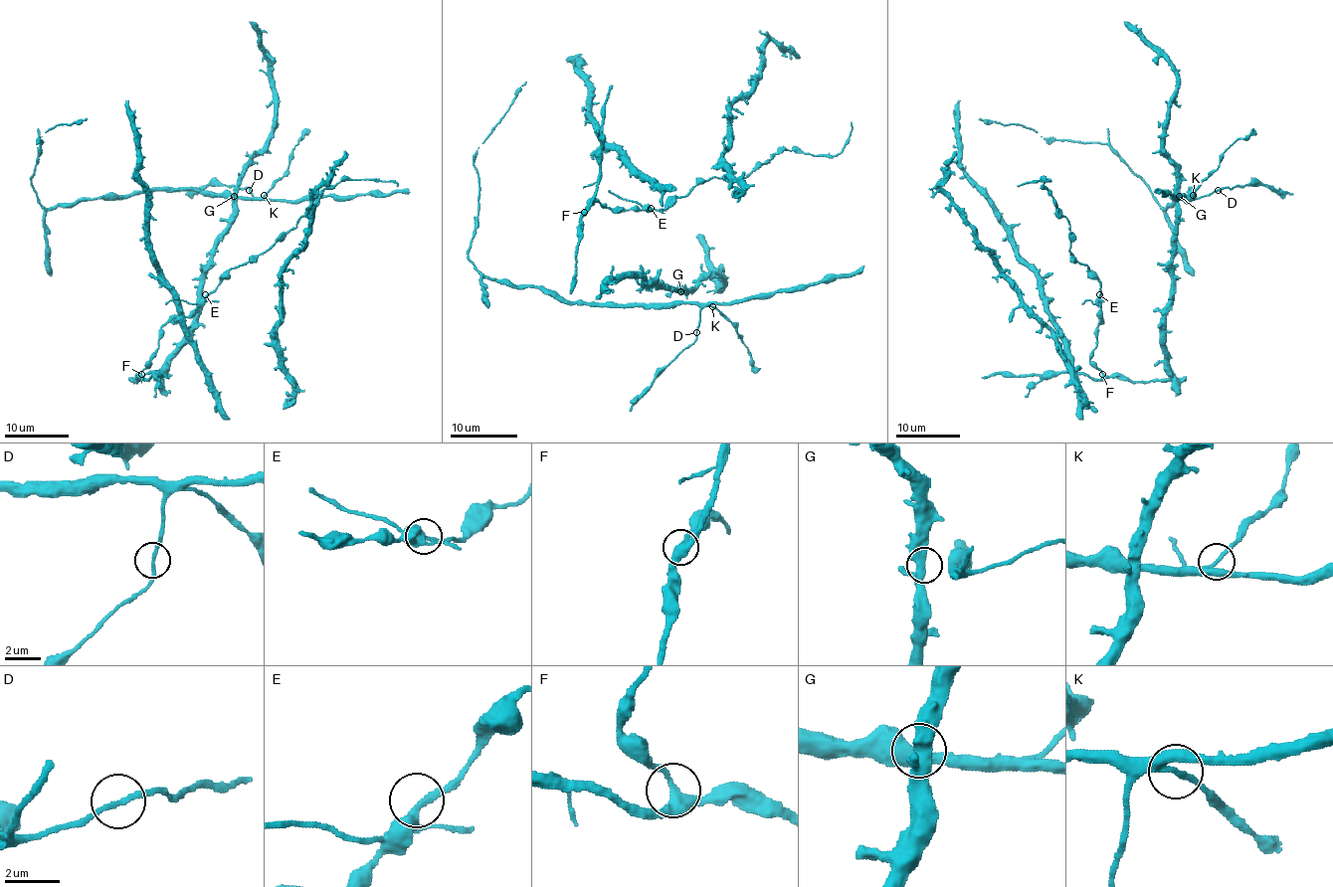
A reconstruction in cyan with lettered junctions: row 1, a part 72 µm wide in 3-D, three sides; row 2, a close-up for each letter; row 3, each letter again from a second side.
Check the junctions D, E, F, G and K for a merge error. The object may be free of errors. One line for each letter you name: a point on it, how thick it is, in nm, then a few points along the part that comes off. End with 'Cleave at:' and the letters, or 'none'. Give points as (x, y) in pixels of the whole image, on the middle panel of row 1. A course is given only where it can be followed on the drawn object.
Cleave at: none

